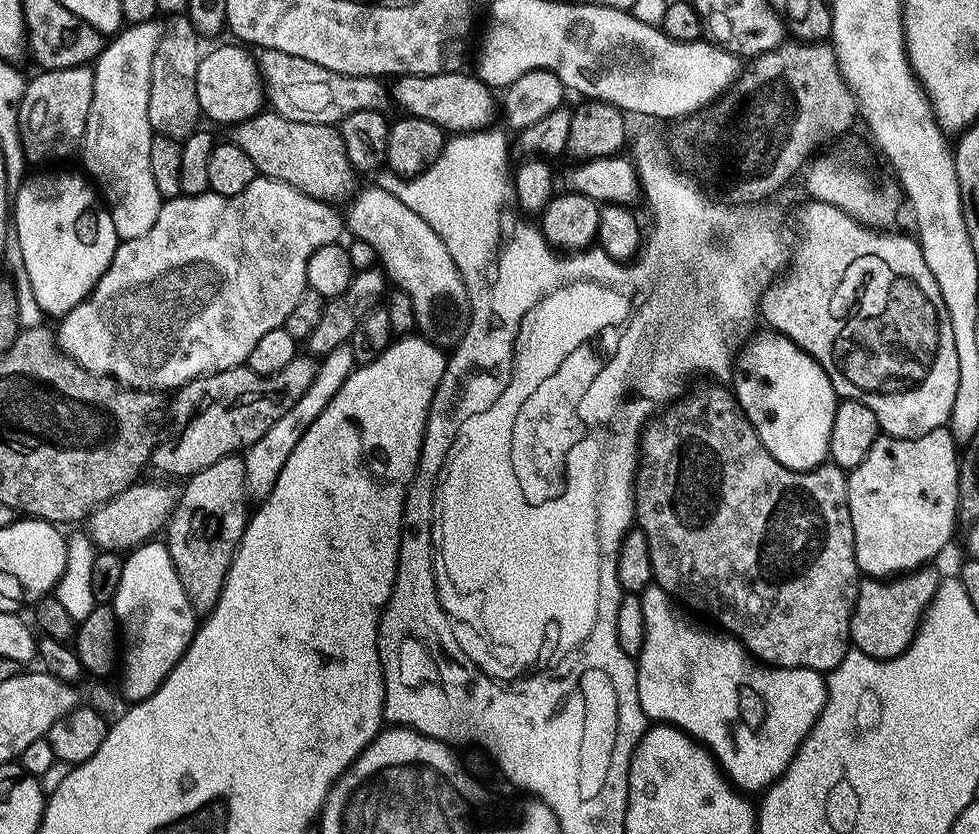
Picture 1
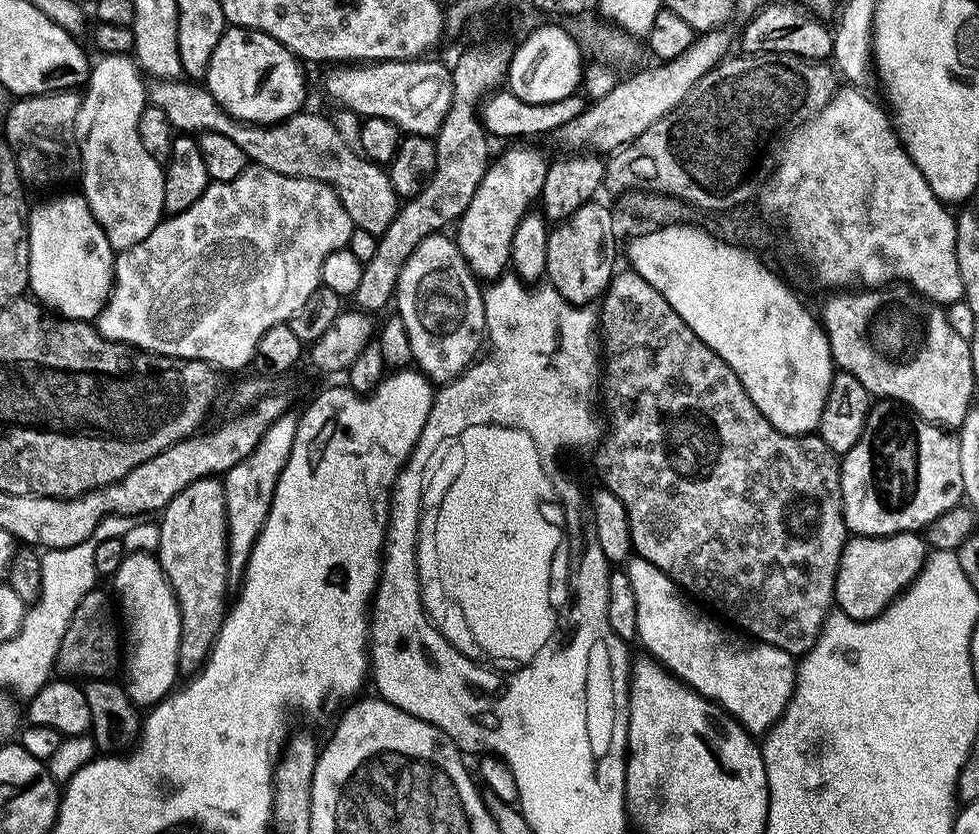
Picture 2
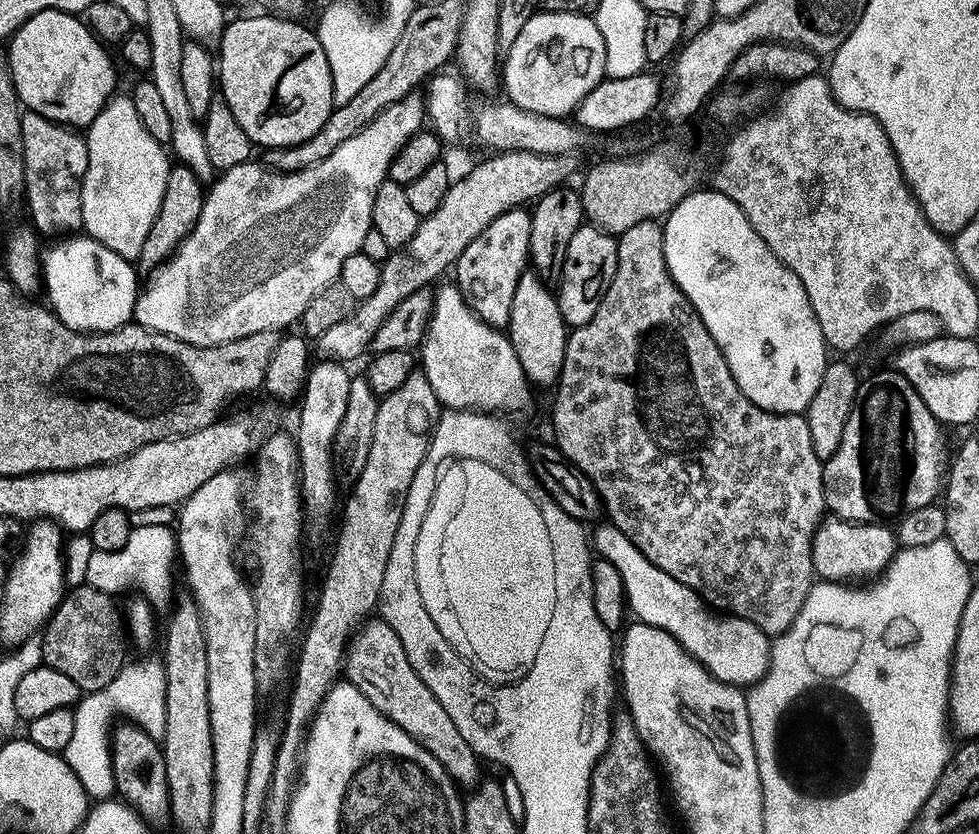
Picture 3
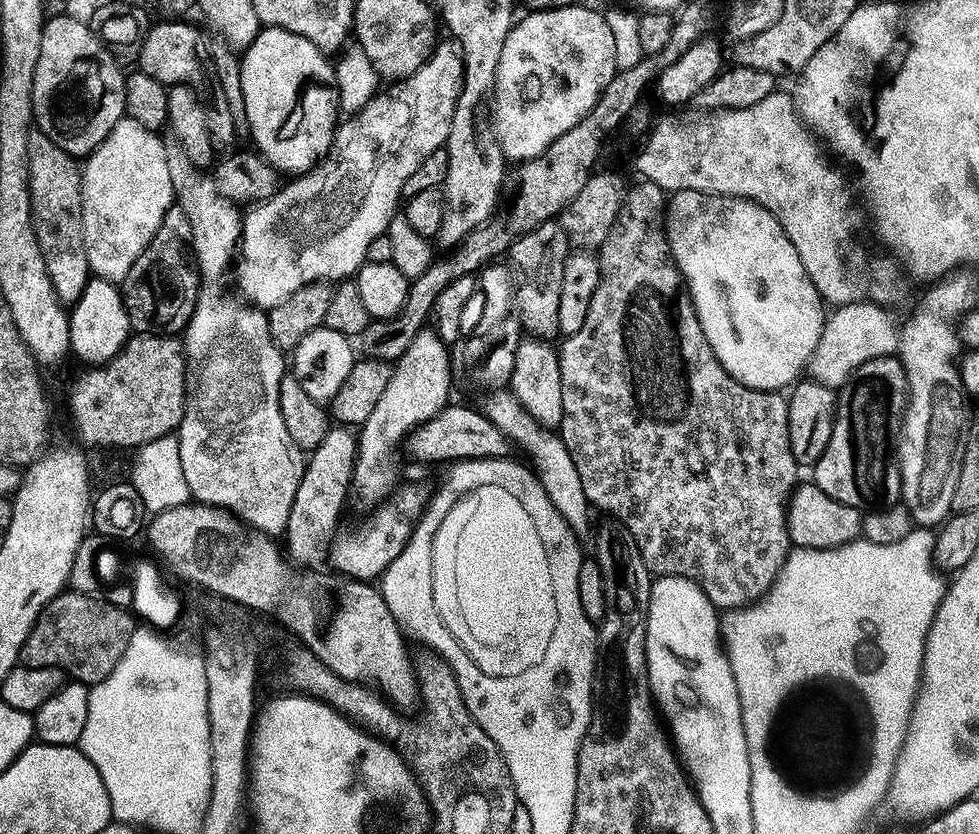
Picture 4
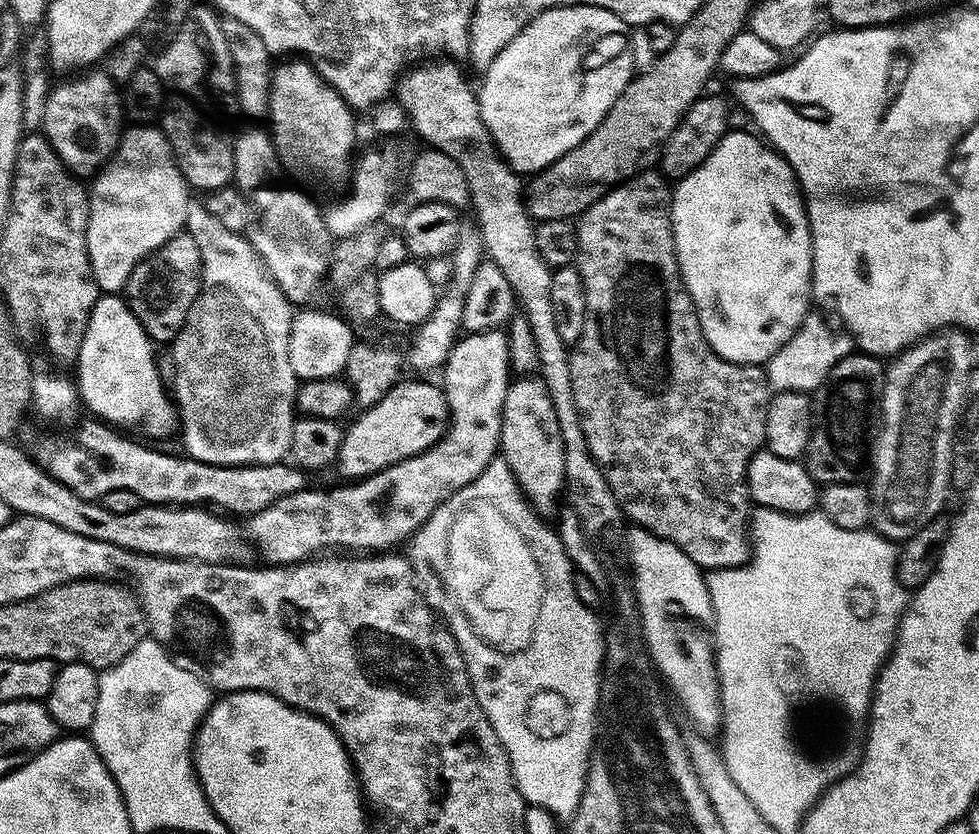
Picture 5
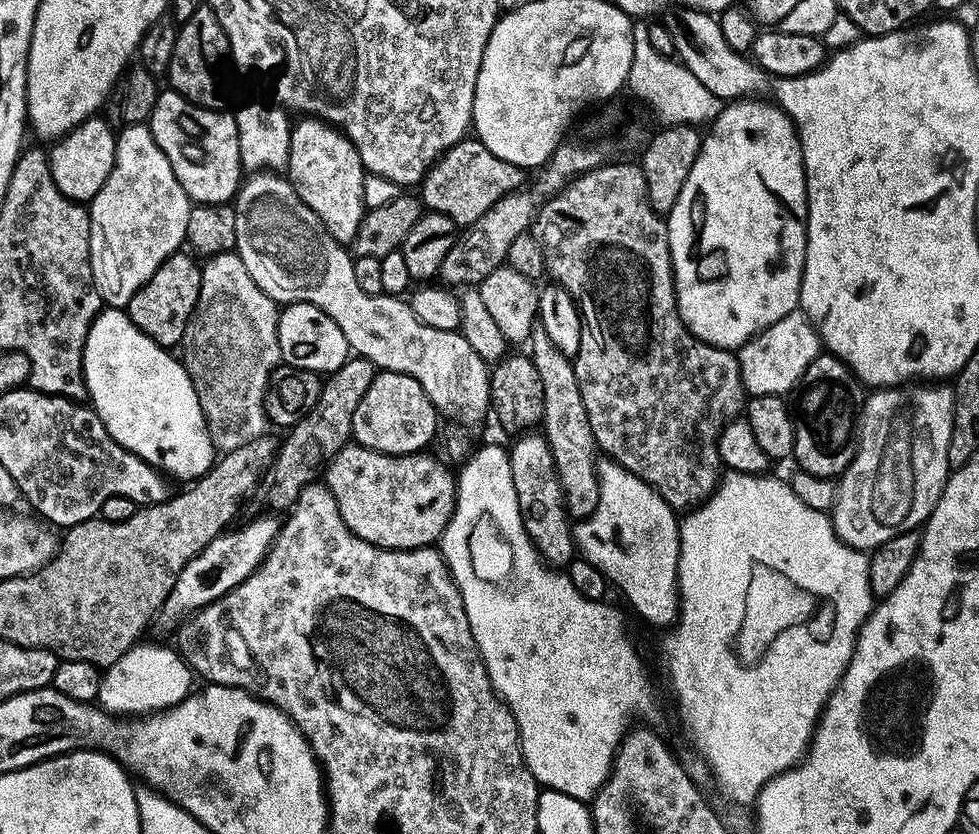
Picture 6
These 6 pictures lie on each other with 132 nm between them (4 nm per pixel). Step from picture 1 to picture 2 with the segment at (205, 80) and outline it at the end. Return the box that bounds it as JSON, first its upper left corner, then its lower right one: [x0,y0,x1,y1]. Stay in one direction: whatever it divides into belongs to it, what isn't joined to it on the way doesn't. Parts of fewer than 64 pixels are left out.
[206,27,308,125]

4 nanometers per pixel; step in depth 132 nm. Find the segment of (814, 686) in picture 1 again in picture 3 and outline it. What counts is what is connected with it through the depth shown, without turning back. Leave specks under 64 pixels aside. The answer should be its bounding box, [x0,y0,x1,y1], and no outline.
[591,522,772,686]

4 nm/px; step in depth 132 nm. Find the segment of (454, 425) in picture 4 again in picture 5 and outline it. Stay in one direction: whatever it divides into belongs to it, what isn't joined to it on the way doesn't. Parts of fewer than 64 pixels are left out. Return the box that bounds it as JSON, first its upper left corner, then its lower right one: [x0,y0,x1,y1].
[34,379,448,518]

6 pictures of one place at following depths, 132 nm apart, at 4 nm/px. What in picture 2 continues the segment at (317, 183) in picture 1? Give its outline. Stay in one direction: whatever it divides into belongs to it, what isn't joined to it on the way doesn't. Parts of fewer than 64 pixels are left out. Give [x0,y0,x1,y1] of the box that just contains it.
[146,79,400,236]

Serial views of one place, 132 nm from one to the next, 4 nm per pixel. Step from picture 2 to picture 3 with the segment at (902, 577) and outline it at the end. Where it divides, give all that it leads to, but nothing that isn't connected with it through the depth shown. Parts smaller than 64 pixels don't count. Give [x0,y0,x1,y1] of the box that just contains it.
[812,515,898,582]

